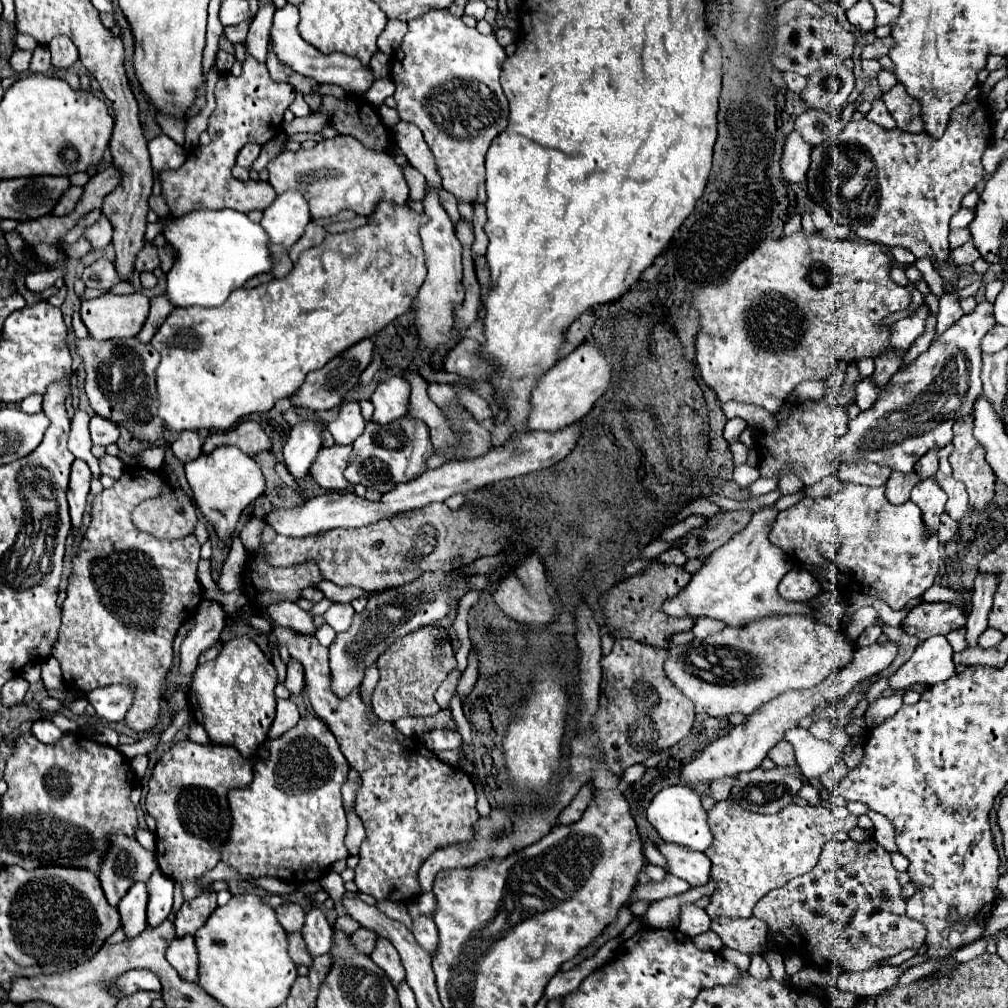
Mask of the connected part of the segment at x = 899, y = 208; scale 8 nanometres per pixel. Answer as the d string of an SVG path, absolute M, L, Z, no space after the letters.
M981 99L953 109L945 135L937 141L927 133L885 131L869 119L849 121L839 135L811 151L807 189L835 223L849 225L859 239L905 247L917 259L929 257L945 283L957 287L961 267L949 261L949 219L959 211L961 199L985 179L981 155L989 137L989 107Z

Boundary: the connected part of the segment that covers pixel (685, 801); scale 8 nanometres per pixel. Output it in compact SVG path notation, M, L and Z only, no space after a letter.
M673 785L661 789L647 807L647 819L657 829L663 841L685 845L691 847L693 851L705 851L711 845L713 837L707 825L707 811L701 807L701 797L695 795L689 787Z

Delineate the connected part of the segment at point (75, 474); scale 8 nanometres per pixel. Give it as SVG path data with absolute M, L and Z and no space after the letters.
M75 459L73 467L71 467L71 481L69 481L69 491L67 491L71 521L73 521L75 529L81 525L81 517L83 517L87 493L89 493L89 481L91 481L89 465L81 459Z

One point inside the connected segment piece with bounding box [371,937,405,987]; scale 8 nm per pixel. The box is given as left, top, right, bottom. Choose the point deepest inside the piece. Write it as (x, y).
(385, 955)

